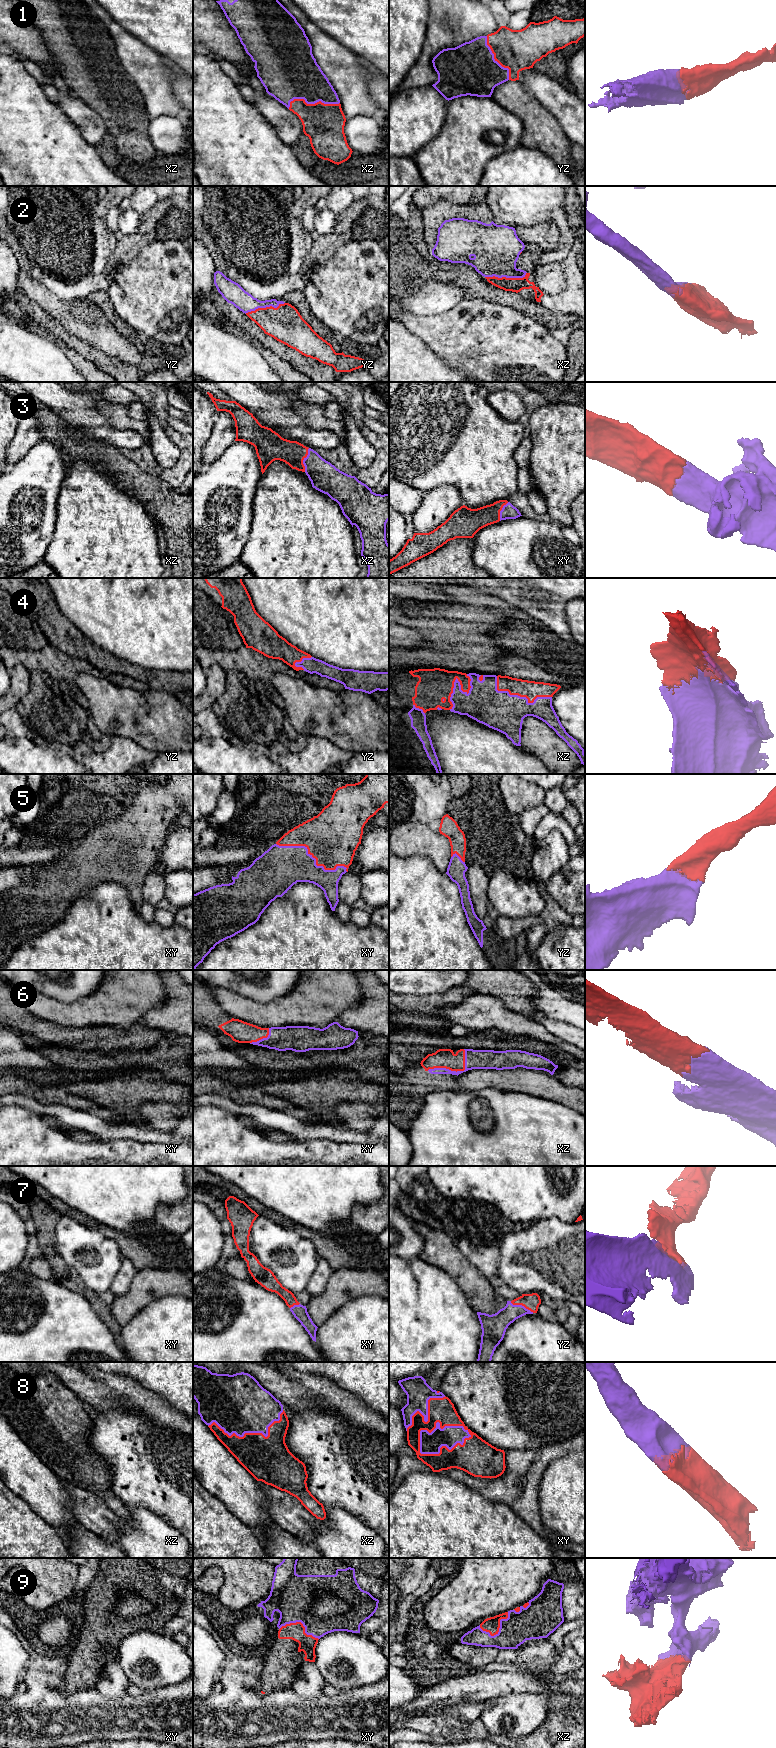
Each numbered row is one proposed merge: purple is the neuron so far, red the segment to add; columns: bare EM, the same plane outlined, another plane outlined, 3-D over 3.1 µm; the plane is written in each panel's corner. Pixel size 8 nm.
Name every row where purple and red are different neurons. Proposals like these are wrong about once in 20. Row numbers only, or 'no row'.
no row

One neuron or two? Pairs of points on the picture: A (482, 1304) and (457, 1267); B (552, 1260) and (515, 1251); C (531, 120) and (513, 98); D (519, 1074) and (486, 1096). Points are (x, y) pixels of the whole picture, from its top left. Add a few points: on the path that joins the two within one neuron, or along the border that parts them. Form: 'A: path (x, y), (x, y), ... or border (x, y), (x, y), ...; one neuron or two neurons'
A: path (480, 1295), (476, 1287), (466, 1276); one neuron
B: path (543, 1259), (530, 1259), (524, 1255); one neuron
C: path (530, 115), (518, 103); one neuron
D: border (472, 1089), (496, 1088), (519, 1093); two neurons

